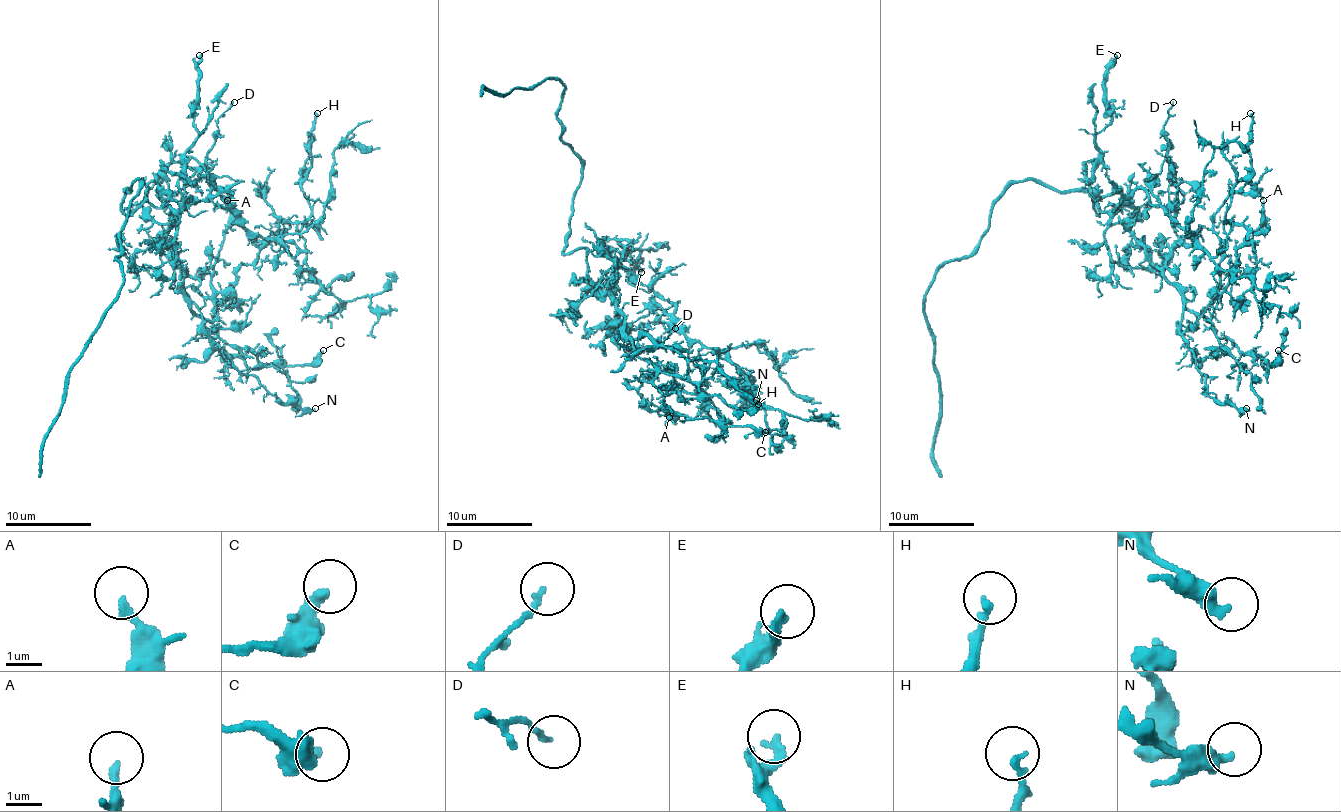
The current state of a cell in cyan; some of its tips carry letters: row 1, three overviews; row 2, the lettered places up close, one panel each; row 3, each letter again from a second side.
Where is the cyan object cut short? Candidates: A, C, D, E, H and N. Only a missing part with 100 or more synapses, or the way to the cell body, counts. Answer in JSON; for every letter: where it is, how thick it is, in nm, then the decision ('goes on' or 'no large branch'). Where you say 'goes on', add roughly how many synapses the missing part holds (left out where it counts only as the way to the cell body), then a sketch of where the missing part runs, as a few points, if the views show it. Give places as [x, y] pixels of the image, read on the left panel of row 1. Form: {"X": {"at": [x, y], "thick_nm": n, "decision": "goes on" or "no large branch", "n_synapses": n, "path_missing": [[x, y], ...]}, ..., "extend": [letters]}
{"A": {"at": [227, 200], "thick_nm": 200, "decision": "no large branch"}, "C": {"at": [323, 350], "thick_nm": 280, "decision": "no large branch"}, "D": {"at": [234, 102], "thick_nm": 160, "decision": "no large branch"}, "E": {"at": [199, 55], "thick_nm": 240, "decision": "no large branch"}, "H": {"at": [317, 113], "thick_nm": 190, "decision": "no large branch"}, "N": {"at": [315, 408], "thick_nm": 400, "decision": "no large branch"}, "extend": []}

